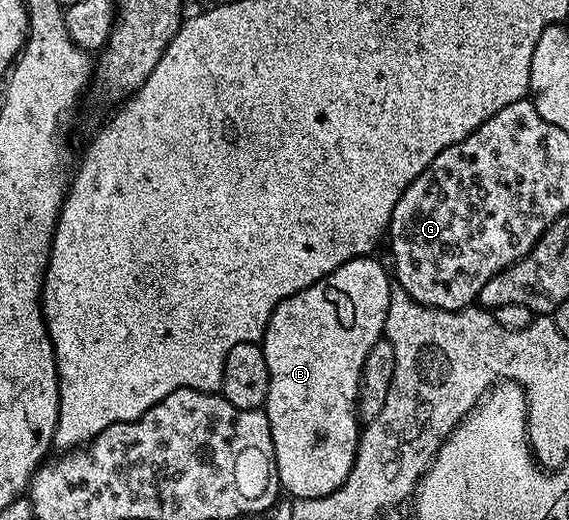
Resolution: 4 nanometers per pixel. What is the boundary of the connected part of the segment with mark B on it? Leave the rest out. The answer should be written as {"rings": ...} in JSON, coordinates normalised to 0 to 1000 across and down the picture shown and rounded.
{"rings":[[[657,492],[622,494],[619,502],[608,502],[599,513],[592,513],[578,529],[571,529],[557,544],[522,560],[515,569],[504,571],[480,598],[480,606],[469,623],[469,635],[462,638],[460,665],[466,683],[466,698],[473,706],[473,752],[469,754],[469,777],[466,792],[473,806],[473,821],[480,837],[480,860],[483,862],[483,888],[487,890],[487,913],[499,950],[513,958],[534,963],[536,960],[557,960],[592,944],[606,929],[613,906],[624,888],[627,860],[631,858],[631,835],[634,831],[634,812],[631,806],[631,738],[634,737],[634,713],[641,706],[641,683],[675,646],[673,631],[680,619],[680,600],[691,562],[691,540],[673,519],[673,510],[666,502],[657,502]]]}

